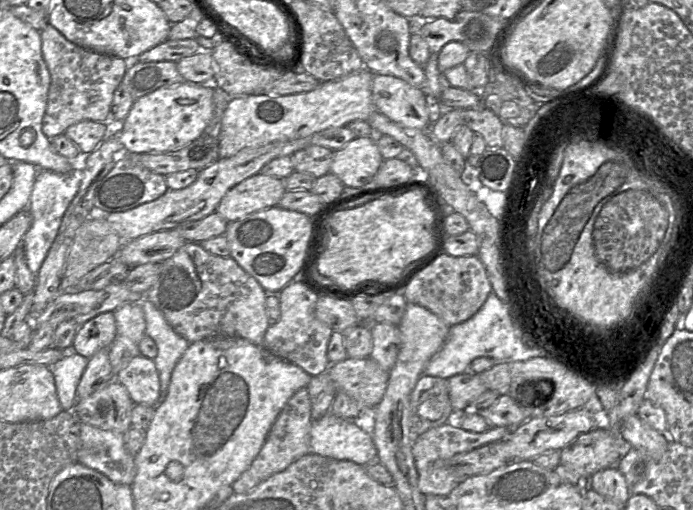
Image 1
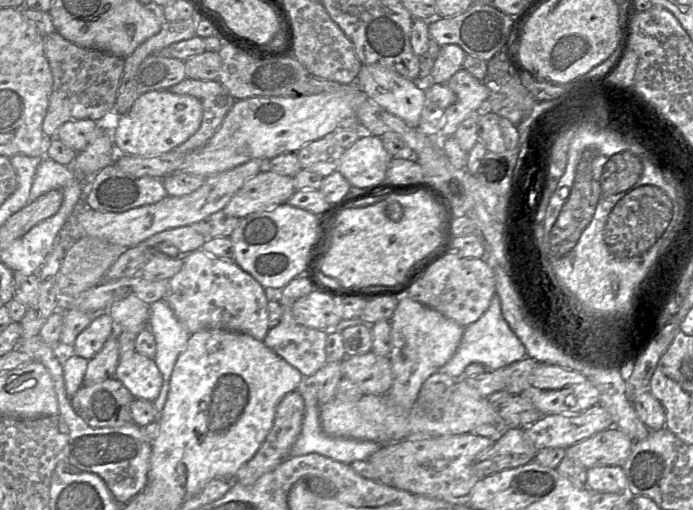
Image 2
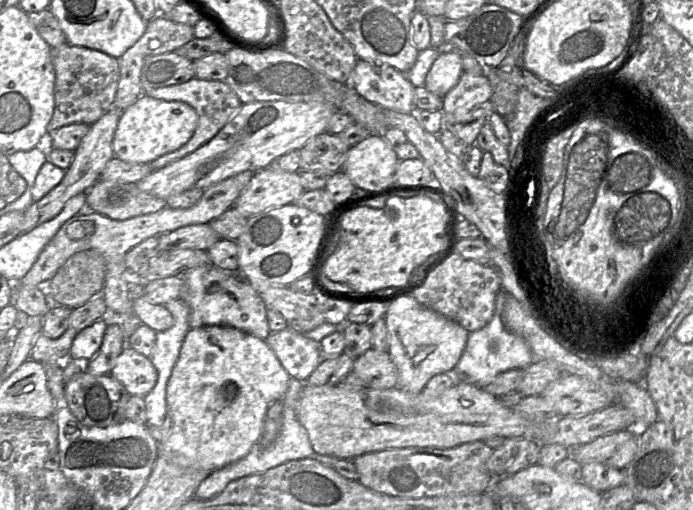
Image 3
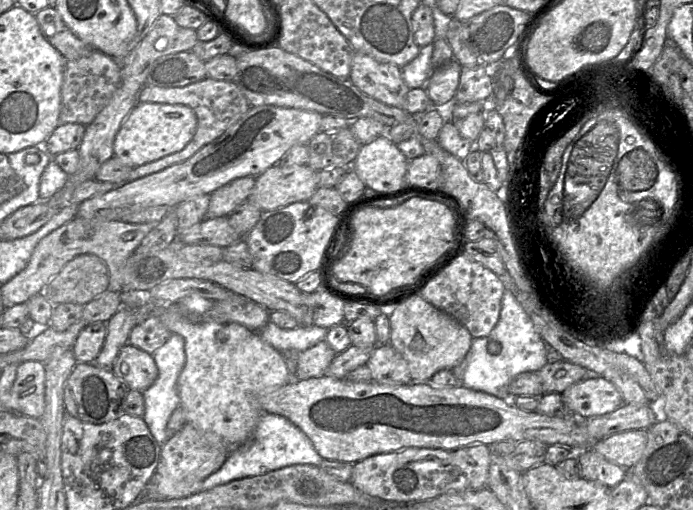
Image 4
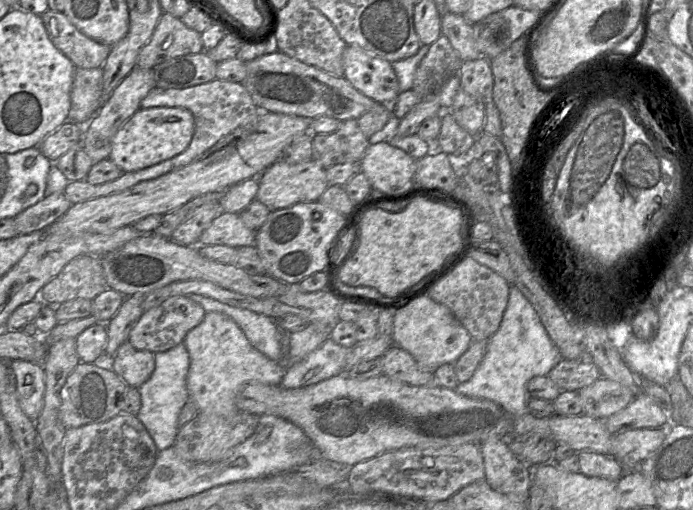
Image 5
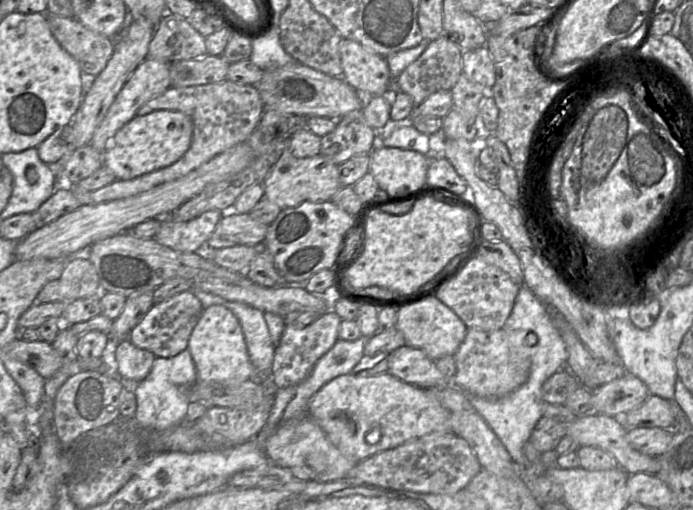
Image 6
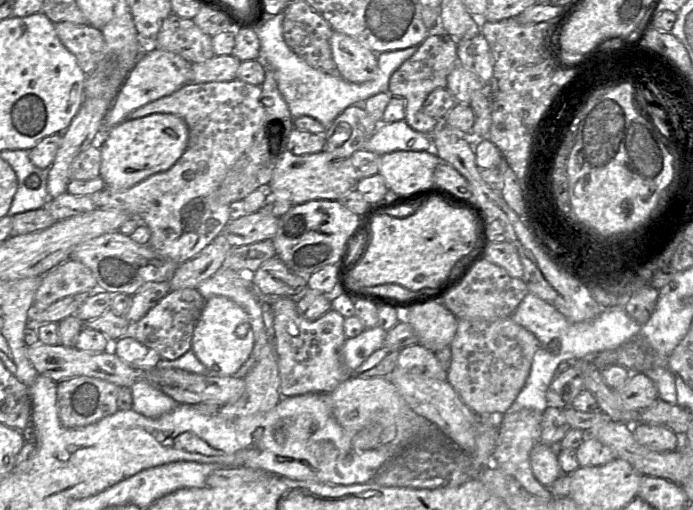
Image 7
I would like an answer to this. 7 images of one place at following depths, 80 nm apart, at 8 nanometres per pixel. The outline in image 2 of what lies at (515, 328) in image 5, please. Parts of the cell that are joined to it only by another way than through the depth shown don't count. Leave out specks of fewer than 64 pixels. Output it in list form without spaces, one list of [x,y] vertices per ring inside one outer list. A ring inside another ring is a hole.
[[[495,292],[486,312],[477,321],[464,327],[458,349],[451,359],[437,372],[445,373],[454,379],[459,379],[462,377],[465,368],[471,363],[480,363],[487,370],[497,370],[519,361],[526,356],[524,345],[502,316],[500,300]]]

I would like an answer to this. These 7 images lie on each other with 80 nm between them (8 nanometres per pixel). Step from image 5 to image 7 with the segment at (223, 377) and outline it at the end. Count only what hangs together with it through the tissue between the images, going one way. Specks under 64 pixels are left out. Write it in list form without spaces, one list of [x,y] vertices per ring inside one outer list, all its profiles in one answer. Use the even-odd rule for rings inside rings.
[[[224,296],[205,300],[195,325],[191,350],[208,370],[208,375],[232,377],[249,358],[254,346],[254,333],[246,311]]]

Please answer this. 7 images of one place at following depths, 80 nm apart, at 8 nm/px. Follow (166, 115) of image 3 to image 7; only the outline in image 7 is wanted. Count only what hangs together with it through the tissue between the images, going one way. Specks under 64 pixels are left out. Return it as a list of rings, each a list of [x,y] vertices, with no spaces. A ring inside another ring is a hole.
[[[153,113],[136,119],[127,118],[100,135],[100,177],[106,187],[130,188],[153,174],[170,169],[185,151],[188,138],[186,122],[175,114]]]

